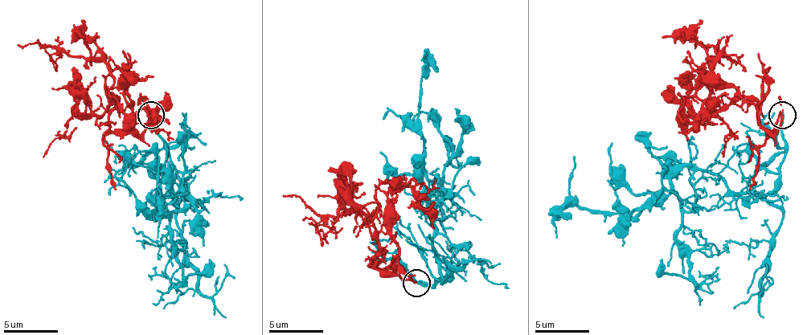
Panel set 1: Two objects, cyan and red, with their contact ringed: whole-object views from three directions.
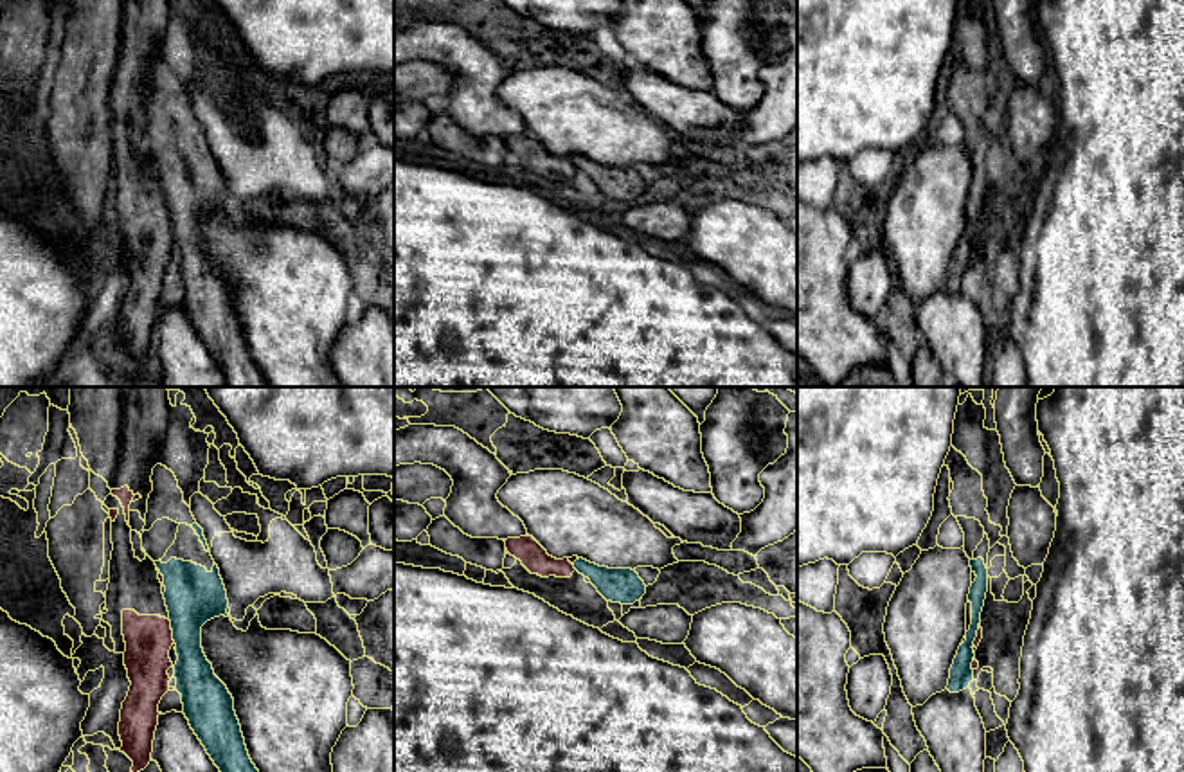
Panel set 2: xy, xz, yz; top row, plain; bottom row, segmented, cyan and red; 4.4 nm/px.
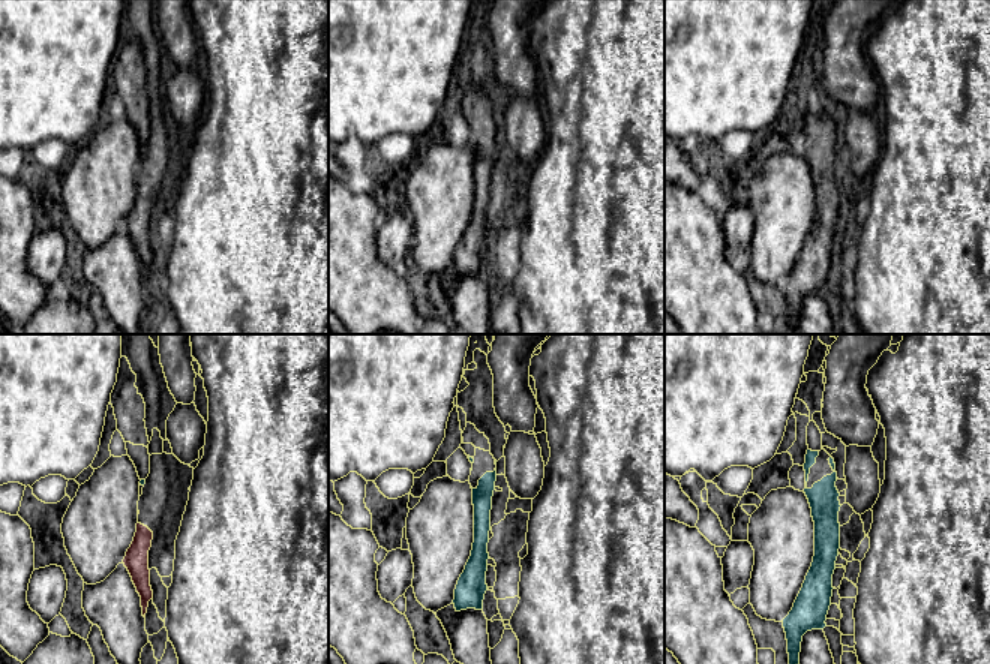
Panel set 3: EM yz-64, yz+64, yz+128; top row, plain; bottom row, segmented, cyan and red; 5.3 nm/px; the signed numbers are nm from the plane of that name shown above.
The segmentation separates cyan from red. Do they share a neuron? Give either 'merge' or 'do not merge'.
do not merge

